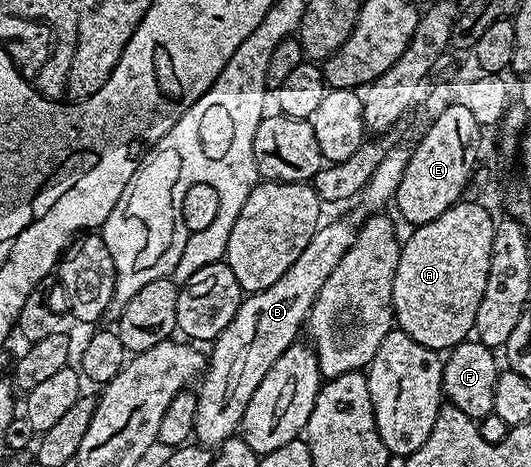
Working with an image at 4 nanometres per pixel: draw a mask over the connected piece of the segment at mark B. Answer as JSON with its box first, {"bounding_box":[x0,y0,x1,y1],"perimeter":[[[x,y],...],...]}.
{"bounding_box":[194,146,409,446],"perimeter":[[[404,146],[391,149],[359,192],[360,208],[338,217],[337,220],[330,221],[329,224],[328,221],[321,223],[314,238],[310,238],[310,242],[306,242],[306,250],[302,250],[302,254],[298,254],[294,266],[290,266],[290,270],[286,270],[286,274],[282,274],[282,278],[278,278],[278,282],[274,282],[274,286],[266,286],[266,290],[245,295],[241,299],[238,314],[234,314],[230,326],[226,326],[226,330],[222,330],[222,334],[217,336],[211,345],[211,348],[213,347],[212,356],[210,352],[202,379],[199,381],[201,384],[196,392],[198,414],[196,415],[196,431],[194,433],[195,439],[199,443],[205,446],[219,446],[240,432],[240,423],[246,414],[246,406],[250,402],[250,398],[254,398],[254,390],[258,390],[258,382],[262,382],[262,378],[266,378],[266,370],[270,370],[270,366],[274,366],[274,362],[278,362],[278,358],[282,358],[284,351],[291,344],[297,343],[299,336],[296,335],[299,332],[301,335],[302,329],[305,327],[310,310],[318,298],[318,290],[322,290],[322,286],[326,286],[326,278],[332,273],[334,266],[338,266],[338,262],[342,262],[346,250],[354,244],[354,238],[360,233],[364,221],[368,219],[370,214],[383,213],[384,207],[387,204],[389,207],[395,201],[398,182],[402,182],[402,174],[406,174],[408,153],[409,149]]]}

